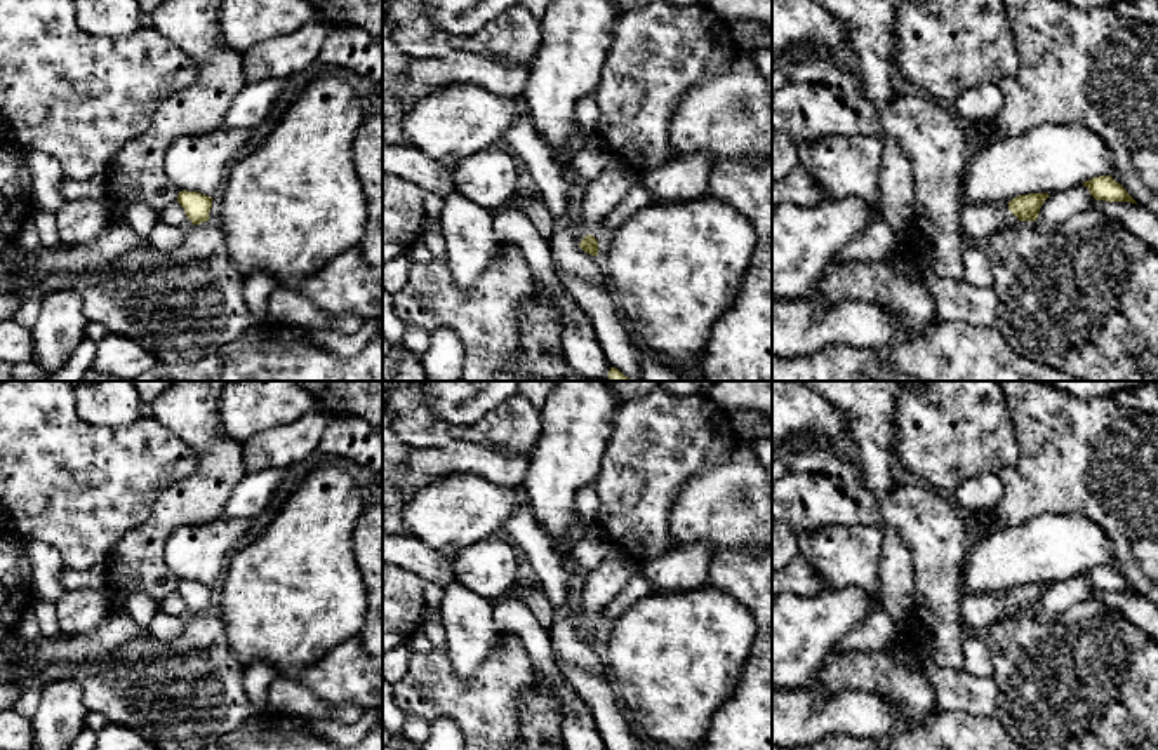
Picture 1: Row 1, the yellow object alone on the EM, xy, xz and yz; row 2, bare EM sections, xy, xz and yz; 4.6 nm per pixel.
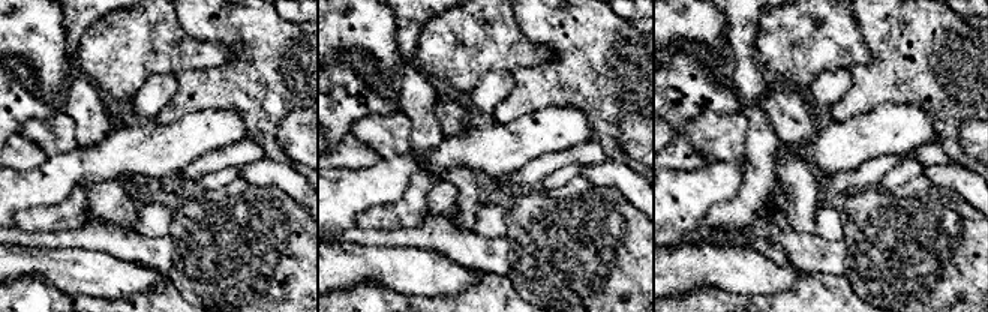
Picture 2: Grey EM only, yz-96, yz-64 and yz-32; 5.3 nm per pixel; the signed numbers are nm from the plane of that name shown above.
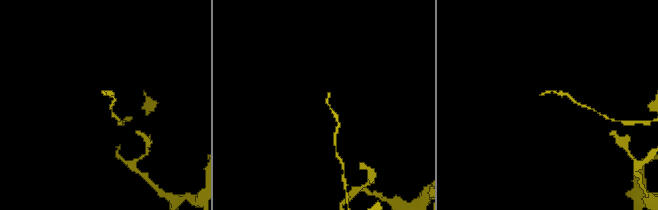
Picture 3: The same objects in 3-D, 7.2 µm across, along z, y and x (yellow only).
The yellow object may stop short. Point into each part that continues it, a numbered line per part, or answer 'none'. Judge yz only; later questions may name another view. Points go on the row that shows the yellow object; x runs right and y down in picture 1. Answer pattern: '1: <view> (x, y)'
1: yz (976, 221)

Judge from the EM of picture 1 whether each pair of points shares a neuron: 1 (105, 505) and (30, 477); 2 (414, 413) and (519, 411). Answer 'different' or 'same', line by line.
1: same
2: same

